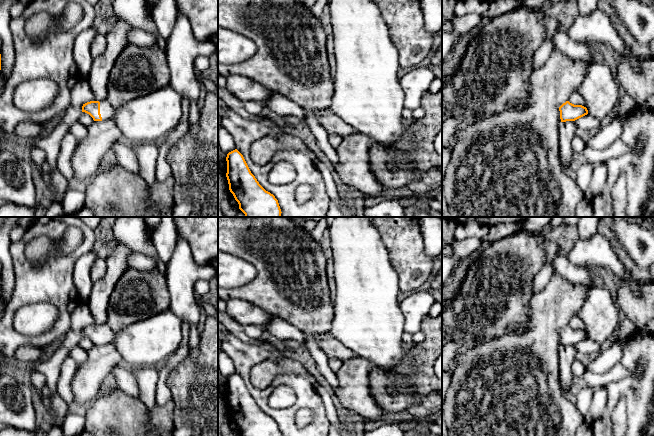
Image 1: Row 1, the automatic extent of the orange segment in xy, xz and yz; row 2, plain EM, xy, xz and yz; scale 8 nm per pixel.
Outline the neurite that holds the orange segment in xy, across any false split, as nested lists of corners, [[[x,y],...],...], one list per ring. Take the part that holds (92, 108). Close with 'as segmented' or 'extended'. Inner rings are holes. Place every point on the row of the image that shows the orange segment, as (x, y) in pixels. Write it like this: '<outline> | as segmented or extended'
[[[168,84],[153,93],[134,98],[117,108],[111,106],[107,100],[90,101],[83,104],[82,112],[89,114],[94,121],[112,120],[122,131],[125,142],[142,144],[154,142],[177,126],[182,117],[182,98]]] | extended

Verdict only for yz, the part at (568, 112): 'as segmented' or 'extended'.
as segmented

